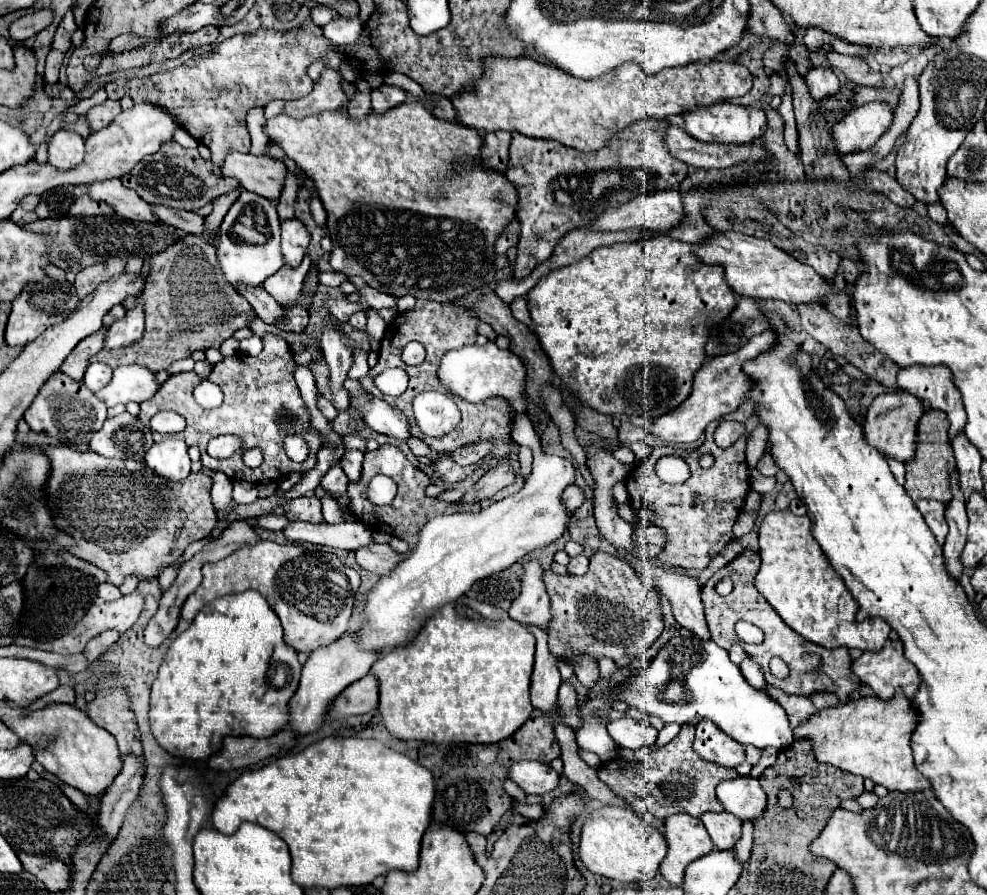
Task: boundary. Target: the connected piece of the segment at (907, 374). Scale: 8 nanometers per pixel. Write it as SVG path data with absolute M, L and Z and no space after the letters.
M910 367L910 369L900 369L896 379L898 387L910 391L916 397L924 397L926 401L930 401L930 407L940 409L948 415L950 421L948 439L954 439L958 433L964 433L966 411L948 369Z

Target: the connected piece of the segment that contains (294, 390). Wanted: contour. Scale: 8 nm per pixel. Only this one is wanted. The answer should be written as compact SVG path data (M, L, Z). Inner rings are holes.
M266 333L262 337L264 349L256 355L244 355L236 353L232 357L224 357L220 363L216 363L208 375L208 381L216 383L224 393L224 403L218 409L202 409L194 397L194 387L202 381L200 375L194 371L172 375L158 393L148 399L146 403L140 403L140 415L138 419L144 425L150 425L150 419L158 411L176 411L186 419L186 429L182 431L182 439L186 445L196 445L202 453L202 465L222 471L232 479L242 479L250 483L262 483L262 481L278 481L280 477L286 477L294 469L294 461L284 451L284 437L286 435L302 435L302 439L308 443L310 453L304 463L298 463L298 471L310 471L316 465L316 451L322 447L322 437L316 431L310 431L310 415L304 407L304 401L300 397L300 391L294 383L292 371L296 367L290 345L274 333ZM218 435L238 435L244 439L244 447L258 447L264 455L264 461L260 467L250 469L244 465L242 455L236 453L230 459L212 461L212 457L206 455L206 445L210 439Z

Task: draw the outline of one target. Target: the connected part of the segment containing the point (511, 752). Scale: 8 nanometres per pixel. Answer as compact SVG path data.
M538 709L530 715L530 719L508 739L492 743L492 745L472 745L472 743L450 743L450 745L434 745L424 743L418 749L418 763L430 769L436 777L436 799L432 817L440 825L448 825L468 833L480 833L488 837L500 817L512 809L512 797L504 791L504 781L508 779L508 767L522 759L534 759L540 763L550 763L560 757L560 745L554 737L552 717L540 713Z

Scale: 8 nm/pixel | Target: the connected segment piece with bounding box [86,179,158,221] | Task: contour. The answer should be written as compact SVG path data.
M106 179L88 183L88 195L94 201L106 201L118 215L134 221L158 221L146 201L122 185L120 179Z

